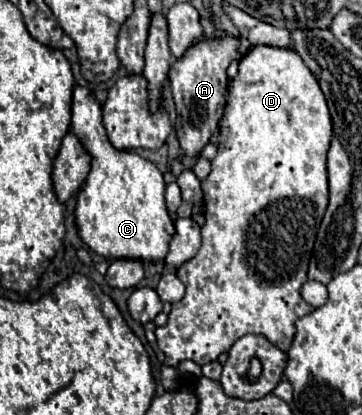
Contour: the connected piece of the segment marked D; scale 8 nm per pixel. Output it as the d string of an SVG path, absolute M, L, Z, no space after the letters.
M254 46L252 52L240 58L238 74L232 82L228 82L228 102L220 120L220 136L218 136L218 154L212 160L212 172L202 180L202 194L204 194L204 226L202 226L202 246L198 254L182 264L176 274L186 284L184 298L172 306L172 312L168 314L168 322L162 328L156 328L156 342L158 348L166 354L164 364L178 366L182 360L192 360L200 366L214 362L220 354L228 352L230 346L246 336L246 334L264 334L274 346L280 350L288 350L292 346L292 336L296 334L296 320L300 316L306 316L308 312L314 312L314 308L302 298L302 286L308 280L308 262L312 258L312 248L316 240L316 230L320 226L320 220L326 212L329 199L328 178L326 178L326 152L330 148L332 138L332 118L324 100L324 94L320 92L320 86L316 84L316 78L312 72L308 72L308 66L300 60L300 56L294 50L282 50L272 46Z

